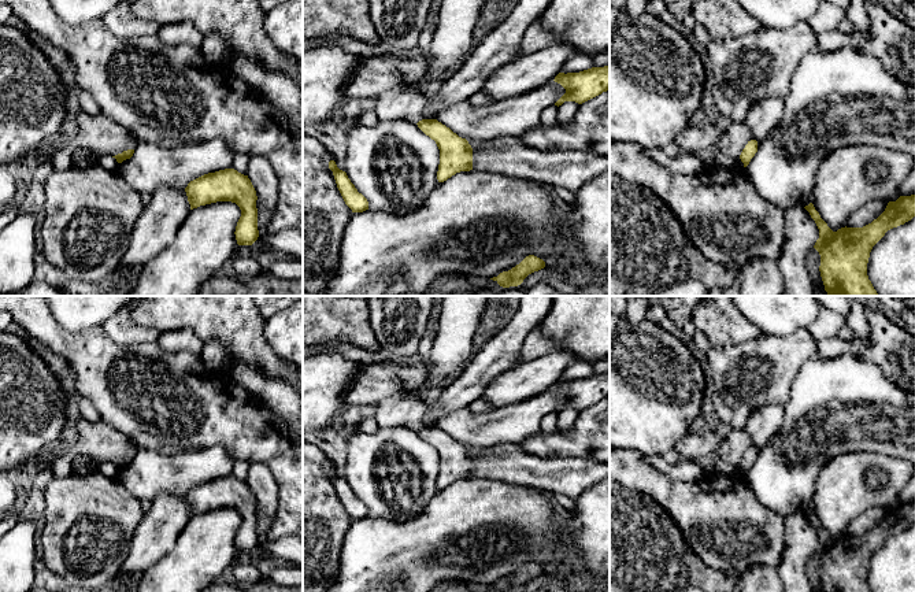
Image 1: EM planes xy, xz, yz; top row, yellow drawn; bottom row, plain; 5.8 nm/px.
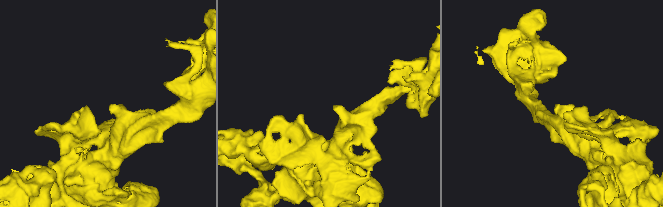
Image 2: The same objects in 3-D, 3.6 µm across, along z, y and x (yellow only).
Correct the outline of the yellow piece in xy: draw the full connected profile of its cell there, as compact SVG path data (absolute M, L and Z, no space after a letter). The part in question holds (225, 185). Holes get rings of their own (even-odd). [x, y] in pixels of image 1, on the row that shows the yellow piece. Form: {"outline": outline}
{"outline": "M234 169L208 173L190 181L185 192L190 210L216 201L236 203L241 210L234 232L237 244L252 245L258 240L258 196L248 175Z"}

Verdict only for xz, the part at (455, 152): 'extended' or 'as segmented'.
as segmented

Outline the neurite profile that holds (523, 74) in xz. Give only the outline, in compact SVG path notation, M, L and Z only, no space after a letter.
M556 42L516 58L494 70L482 89L493 103L531 92L553 81L562 66L575 53L574 47Z

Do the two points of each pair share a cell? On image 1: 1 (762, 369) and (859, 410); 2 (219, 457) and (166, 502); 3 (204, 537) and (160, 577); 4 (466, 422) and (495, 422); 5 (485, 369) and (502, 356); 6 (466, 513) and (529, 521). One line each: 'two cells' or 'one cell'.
1: two cells
2: two cells
3: one cell
4: one cell
5: one cell
6: one cell

